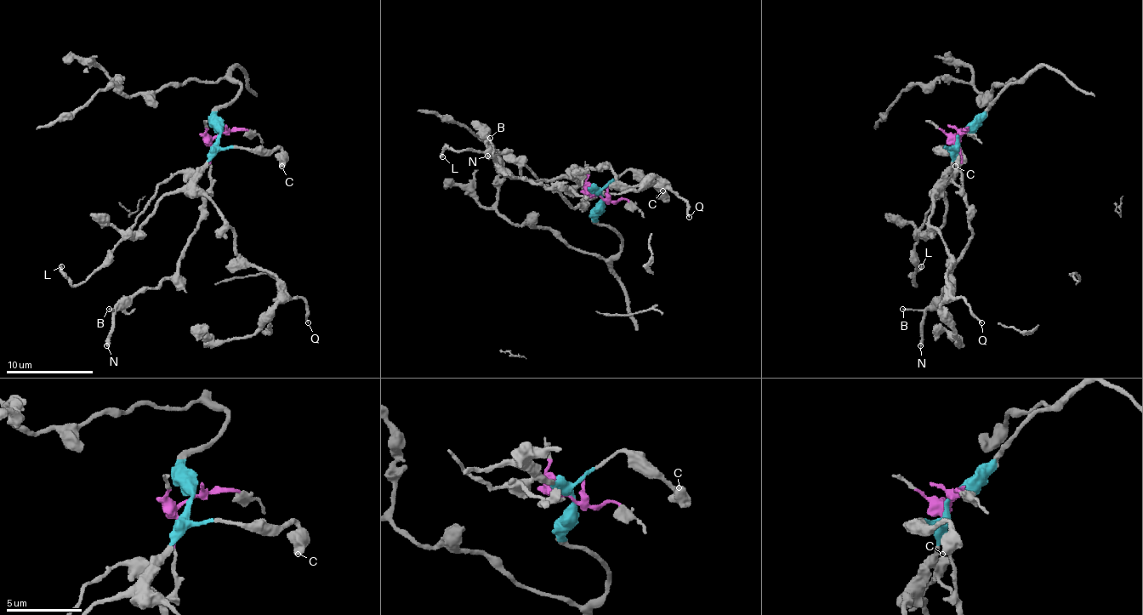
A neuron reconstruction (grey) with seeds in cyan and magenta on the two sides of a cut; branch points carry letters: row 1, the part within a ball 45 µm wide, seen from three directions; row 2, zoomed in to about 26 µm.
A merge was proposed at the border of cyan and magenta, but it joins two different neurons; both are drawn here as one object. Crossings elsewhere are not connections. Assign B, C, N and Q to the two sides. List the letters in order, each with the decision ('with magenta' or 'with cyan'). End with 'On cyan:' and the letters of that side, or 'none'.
B: with magenta
C: with cyan
N: with magenta
Q: with cyan
On cyan: C, Q

